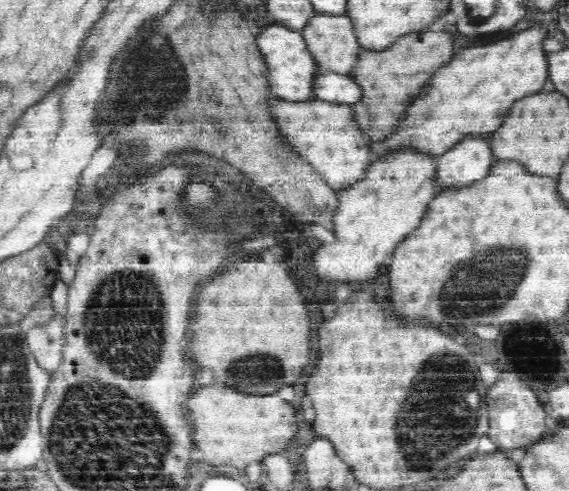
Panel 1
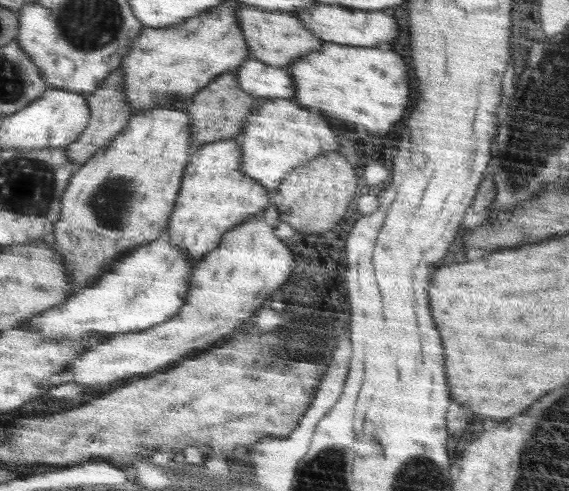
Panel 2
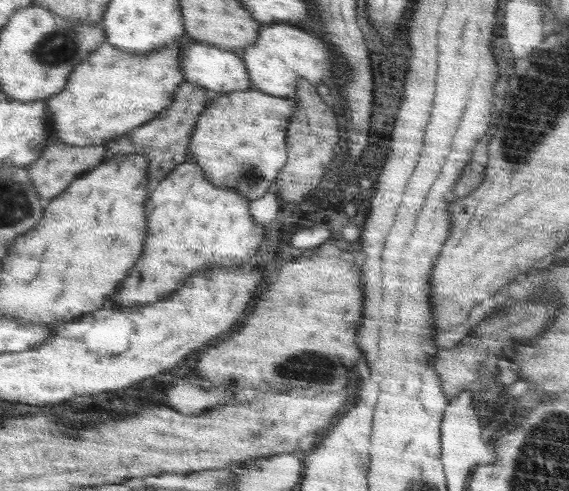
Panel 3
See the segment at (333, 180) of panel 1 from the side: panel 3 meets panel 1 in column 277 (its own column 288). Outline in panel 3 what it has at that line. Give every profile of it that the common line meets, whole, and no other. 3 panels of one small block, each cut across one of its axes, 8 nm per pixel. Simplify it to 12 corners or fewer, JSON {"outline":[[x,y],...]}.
{"outline":[[256,88],[206,105],[189,160],[260,198],[288,161],[298,106]]}

